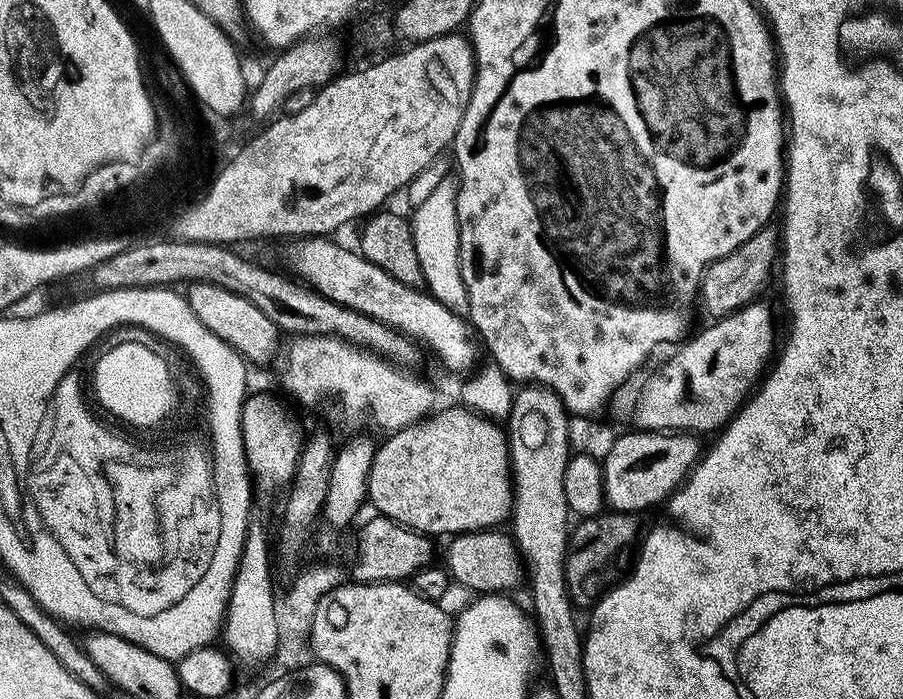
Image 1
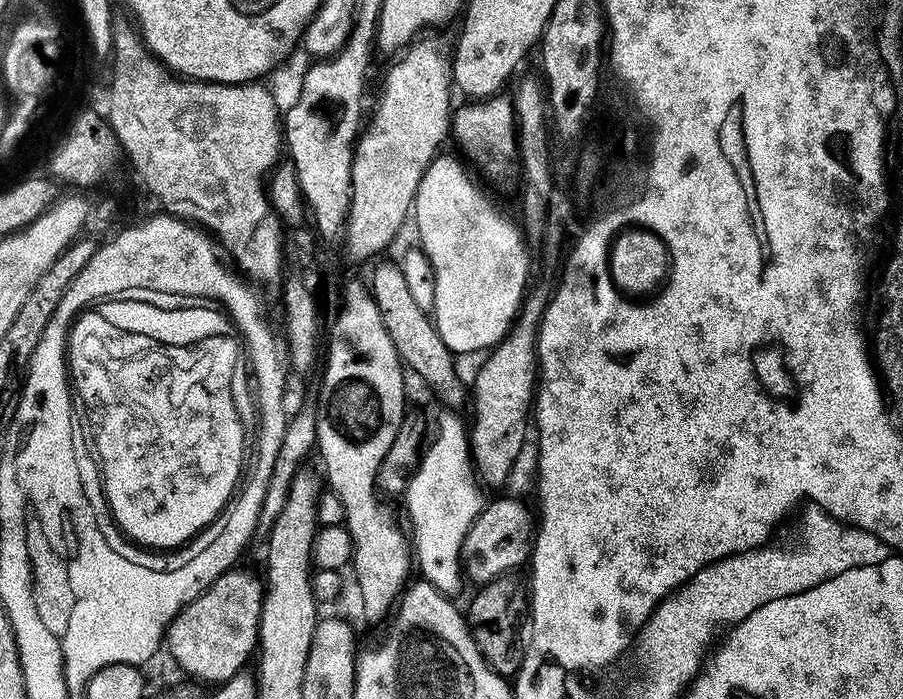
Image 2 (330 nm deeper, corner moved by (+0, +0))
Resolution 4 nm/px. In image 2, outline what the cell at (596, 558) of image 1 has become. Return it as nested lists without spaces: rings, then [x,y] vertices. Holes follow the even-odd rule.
[[[509,574],[483,585],[466,607],[468,629],[486,662],[500,676],[512,678],[519,673],[522,663],[522,644],[516,639],[520,627],[525,627],[530,612],[530,592],[520,574]]]

